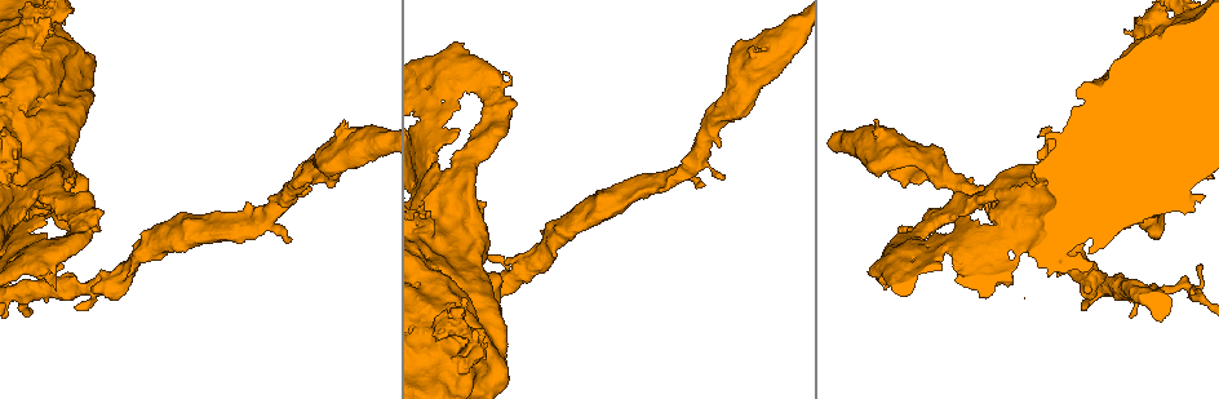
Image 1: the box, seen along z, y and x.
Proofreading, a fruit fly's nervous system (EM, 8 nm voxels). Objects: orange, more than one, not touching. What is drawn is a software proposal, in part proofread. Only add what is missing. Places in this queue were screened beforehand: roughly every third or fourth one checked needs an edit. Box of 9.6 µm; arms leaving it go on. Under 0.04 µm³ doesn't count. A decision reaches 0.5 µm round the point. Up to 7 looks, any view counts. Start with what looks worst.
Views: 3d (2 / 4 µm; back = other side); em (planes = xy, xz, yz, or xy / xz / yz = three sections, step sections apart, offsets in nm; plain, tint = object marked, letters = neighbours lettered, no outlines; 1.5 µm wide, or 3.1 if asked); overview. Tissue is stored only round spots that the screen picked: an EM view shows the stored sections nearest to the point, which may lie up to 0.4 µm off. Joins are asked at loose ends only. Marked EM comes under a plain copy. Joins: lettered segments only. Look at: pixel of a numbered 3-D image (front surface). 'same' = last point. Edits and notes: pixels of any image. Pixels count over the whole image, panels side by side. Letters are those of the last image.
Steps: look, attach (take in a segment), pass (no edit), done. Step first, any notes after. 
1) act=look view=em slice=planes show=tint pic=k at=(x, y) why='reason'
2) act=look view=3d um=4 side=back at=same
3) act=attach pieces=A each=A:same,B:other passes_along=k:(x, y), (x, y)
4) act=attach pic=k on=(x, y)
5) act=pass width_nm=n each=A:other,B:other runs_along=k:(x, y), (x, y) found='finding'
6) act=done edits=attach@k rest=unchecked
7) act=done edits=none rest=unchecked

act=look view=em slice=planes show=letters pic=1 at=(508, 74) why='an open end'

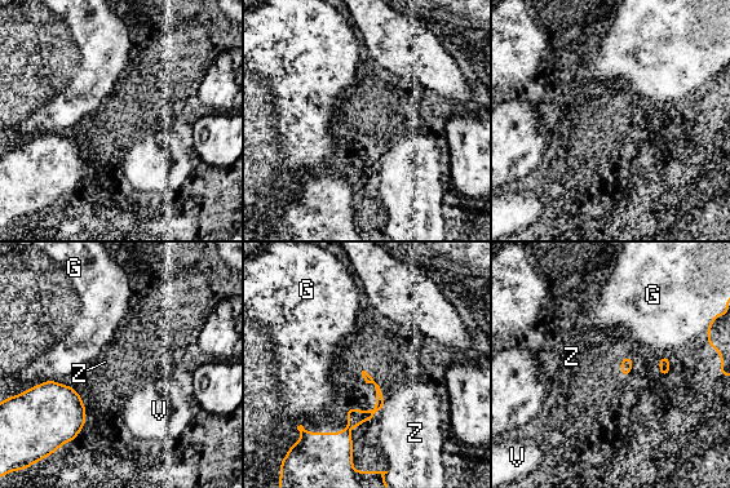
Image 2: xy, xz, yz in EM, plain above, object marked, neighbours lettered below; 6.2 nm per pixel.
act=pass each=G:other,V:other,Z:other border=2:(364, 369), (383, 394), (380, 412) found='none of them fits'

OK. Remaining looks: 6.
act=look view=3d um=4 pic=1 at=(1157, 238) why='an open end'

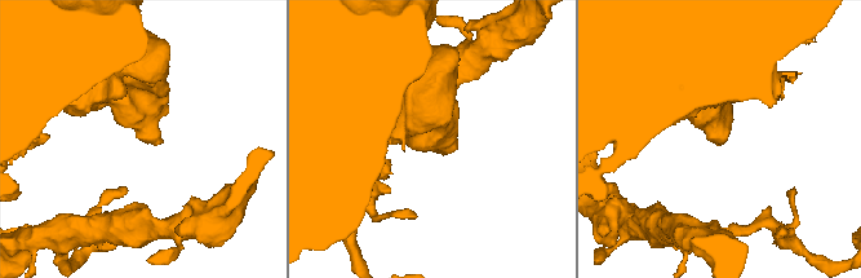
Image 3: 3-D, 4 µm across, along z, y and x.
act=look view=em slice=yz step=8 show=letters pic=3 at=(155, 144) why='now the EM'

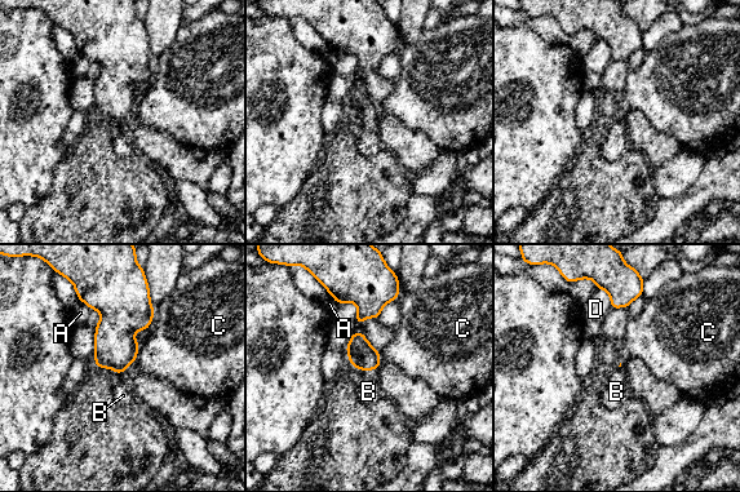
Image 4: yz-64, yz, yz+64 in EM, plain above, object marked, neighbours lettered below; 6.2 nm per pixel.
act=look view=em slice=planes show=letters at=same why='cut it another way'

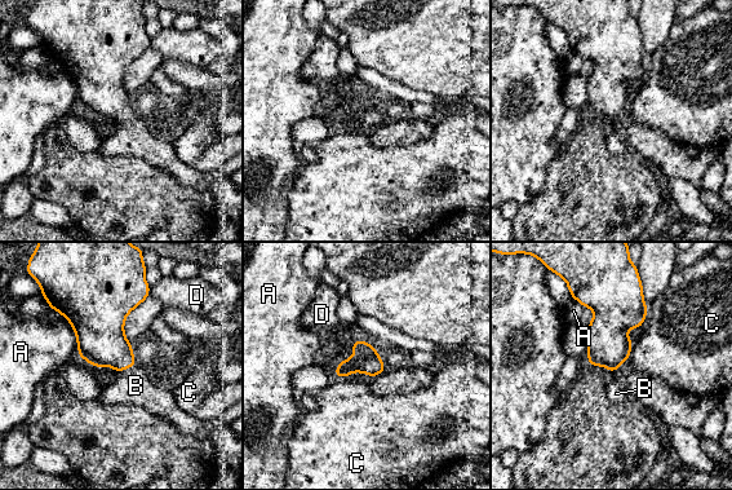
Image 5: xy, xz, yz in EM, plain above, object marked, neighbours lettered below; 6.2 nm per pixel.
act=attach pieces=B each=A:other,B:same,C:other,D:other passes_along=5:(101, 340), (127, 367), (136, 385) found='it goes on there'

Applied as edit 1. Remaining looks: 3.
act=look view=overview why='redraw'

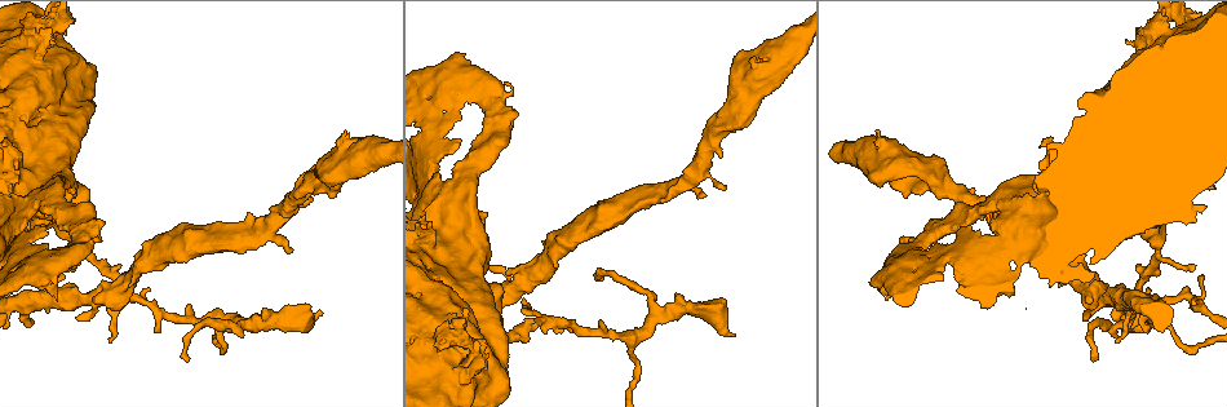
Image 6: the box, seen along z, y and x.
act=look view=3d um=4 side=back pic=6 at=(291, 250)

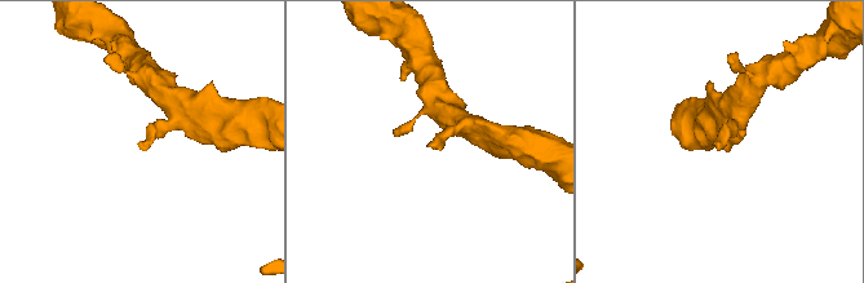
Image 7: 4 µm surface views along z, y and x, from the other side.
act=look view=em slice=planes show=letters pic=7 at=(431, 144) why='shape alone is not enough'

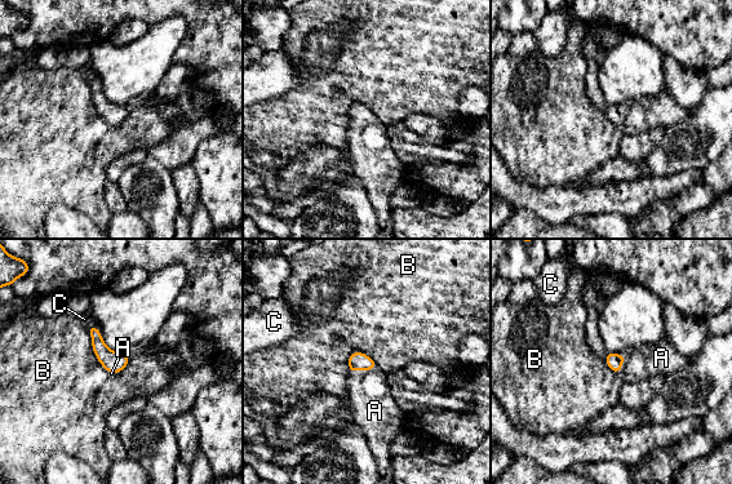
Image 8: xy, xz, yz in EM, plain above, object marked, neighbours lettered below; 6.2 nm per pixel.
act=attach pieces=A each=A:same,B:other,C:other passes_along=8:(358, 360), (363, 369), (373, 408) found='it goes on there'

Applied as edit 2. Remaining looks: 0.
act=done edits=attach@5,attach@8 rest=unchecked

